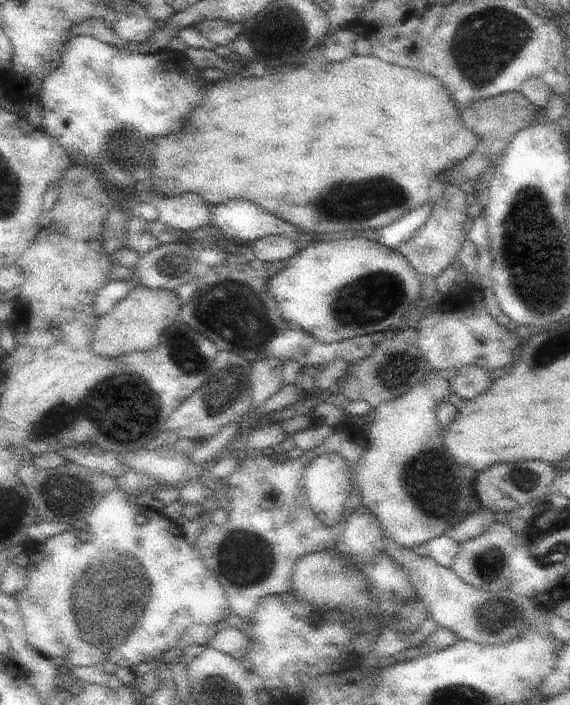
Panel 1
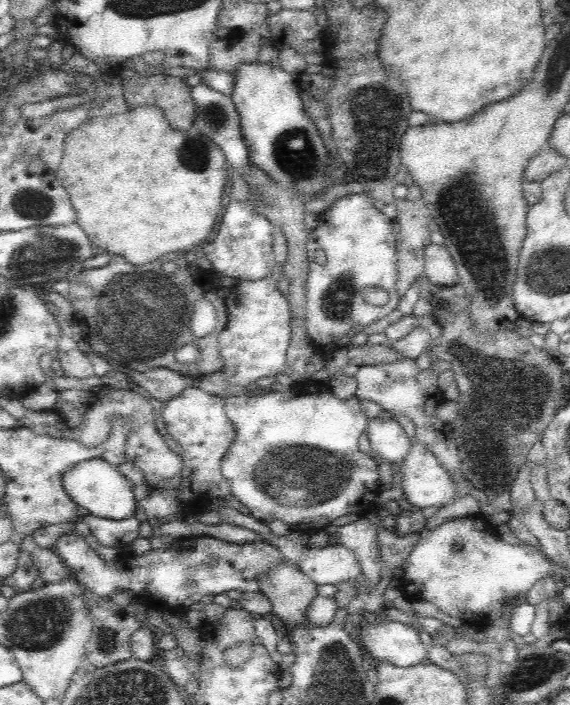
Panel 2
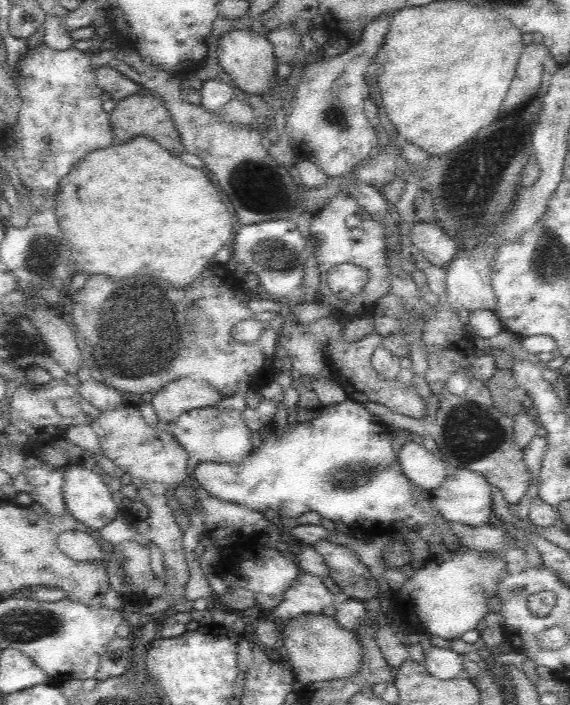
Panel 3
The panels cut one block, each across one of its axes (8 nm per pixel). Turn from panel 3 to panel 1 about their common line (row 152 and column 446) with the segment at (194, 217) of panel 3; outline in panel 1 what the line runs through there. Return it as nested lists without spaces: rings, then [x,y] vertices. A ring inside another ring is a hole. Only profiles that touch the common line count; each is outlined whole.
[[[354,54],[354,56],[351,56],[348,60],[339,63],[333,63],[328,60],[326,62],[309,60],[304,66],[297,68],[298,70],[294,68],[294,72],[286,72],[286,76],[284,76],[284,74],[274,74],[274,76],[264,76],[264,78],[254,78],[254,76],[251,78],[242,78],[238,73],[236,64],[234,64],[225,72],[228,77],[224,80],[216,84],[207,83],[207,91],[205,92],[204,100],[201,102],[202,106],[200,106],[198,110],[194,110],[194,114],[192,114],[192,118],[190,118],[190,124],[188,124],[182,132],[178,132],[178,134],[172,134],[172,136],[168,136],[168,138],[156,138],[158,148],[156,148],[154,154],[152,154],[153,162],[151,163],[151,167],[153,168],[153,175],[151,176],[151,184],[157,189],[160,197],[195,192],[201,194],[204,197],[204,200],[209,202],[213,207],[234,199],[250,201],[259,204],[259,207],[265,208],[266,211],[271,212],[273,215],[276,215],[285,221],[295,224],[304,230],[318,232],[318,234],[326,234],[326,232],[360,232],[360,230],[368,230],[368,228],[372,228],[372,230],[376,230],[376,228],[381,230],[386,225],[400,220],[400,218],[408,211],[413,211],[414,209],[420,208],[421,205],[432,202],[430,197],[430,188],[432,188],[432,184],[434,184],[436,180],[439,180],[441,173],[444,171],[451,169],[454,165],[464,163],[466,158],[476,150],[476,147],[480,142],[481,136],[477,135],[461,117],[463,106],[461,108],[460,105],[457,105],[457,102],[453,99],[453,94],[434,75],[430,75],[420,69],[392,64],[388,61],[383,61],[381,58],[374,55],[357,54]]]

